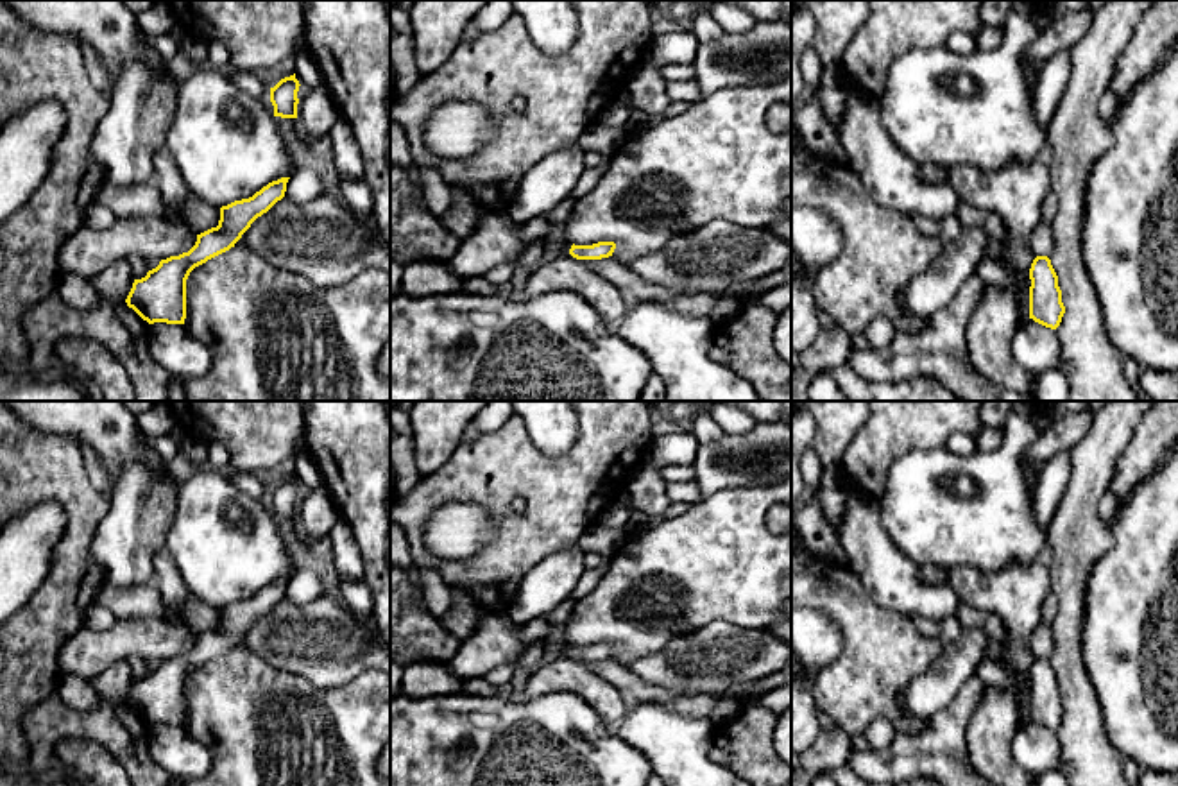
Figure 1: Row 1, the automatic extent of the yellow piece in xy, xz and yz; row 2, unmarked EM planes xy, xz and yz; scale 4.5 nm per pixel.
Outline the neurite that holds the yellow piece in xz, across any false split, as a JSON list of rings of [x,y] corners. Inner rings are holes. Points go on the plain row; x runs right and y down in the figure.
[[[598,643],[593,646],[571,646],[569,655],[576,661],[602,661],[612,657],[614,643]]]

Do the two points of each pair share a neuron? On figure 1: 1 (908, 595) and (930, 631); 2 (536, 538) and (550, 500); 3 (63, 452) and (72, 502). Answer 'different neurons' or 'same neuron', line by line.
1: different neurons
2: same neuron
3: same neuron

